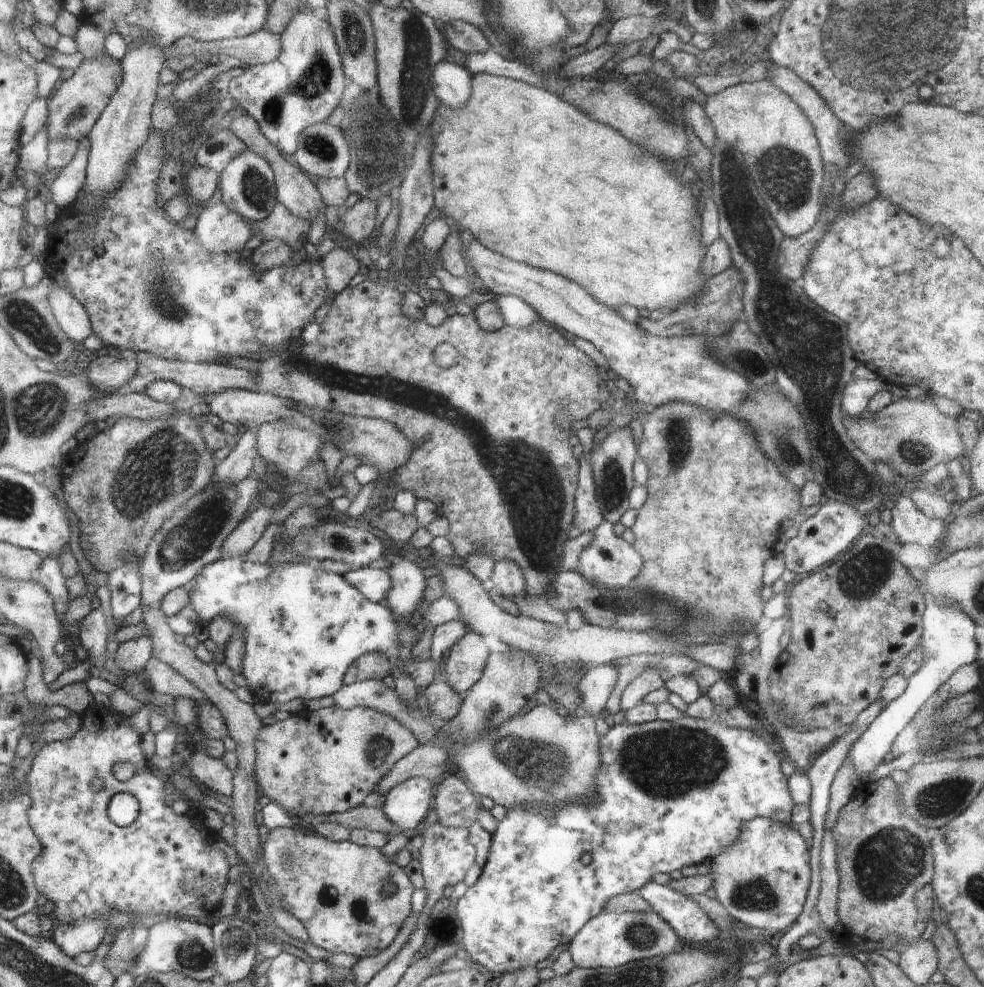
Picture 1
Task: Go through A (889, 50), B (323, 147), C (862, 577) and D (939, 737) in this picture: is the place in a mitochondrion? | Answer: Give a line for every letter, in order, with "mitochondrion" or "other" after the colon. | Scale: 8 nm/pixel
A: mitochondrion
B: mitochondrion
C: mitochondrion
D: mitochondrion

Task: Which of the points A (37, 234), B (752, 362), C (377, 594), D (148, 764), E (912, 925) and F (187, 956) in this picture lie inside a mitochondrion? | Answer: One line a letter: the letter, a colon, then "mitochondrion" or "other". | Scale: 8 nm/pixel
A: other
B: mitochondrion
C: other
D: other
E: other
F: mitochondrion

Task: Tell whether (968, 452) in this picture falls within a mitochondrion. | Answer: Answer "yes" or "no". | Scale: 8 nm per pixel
no

